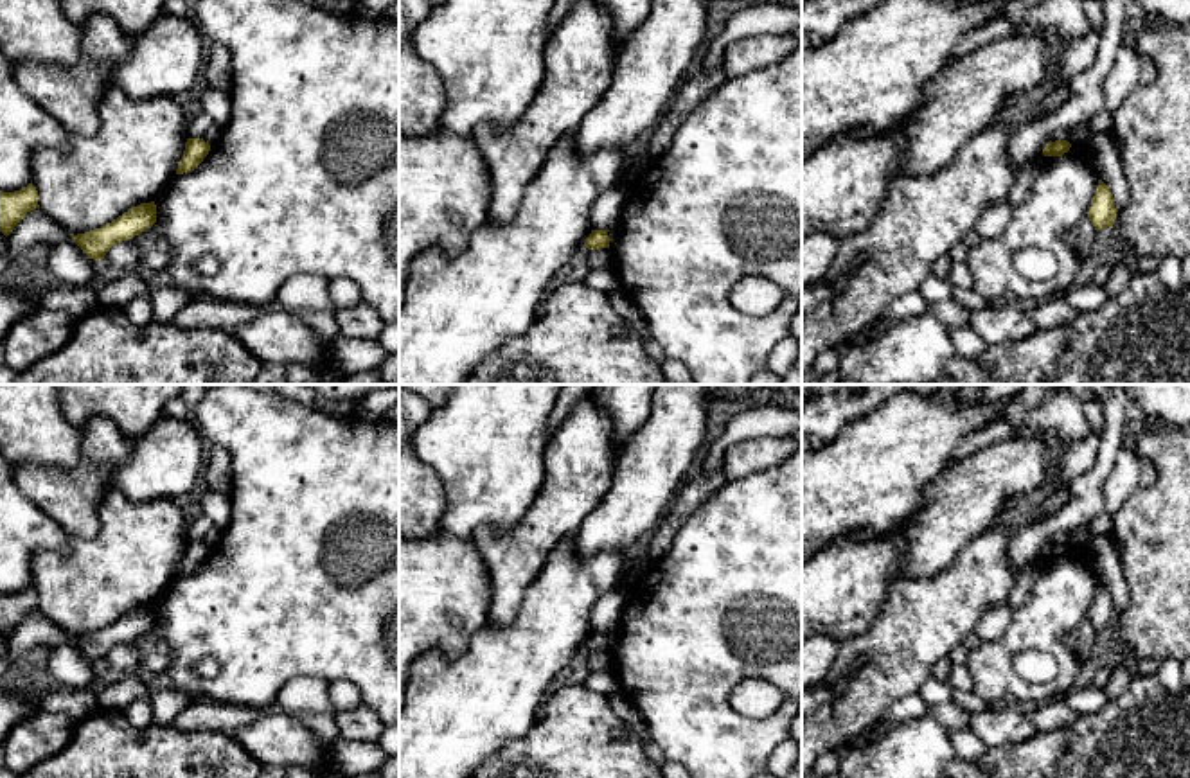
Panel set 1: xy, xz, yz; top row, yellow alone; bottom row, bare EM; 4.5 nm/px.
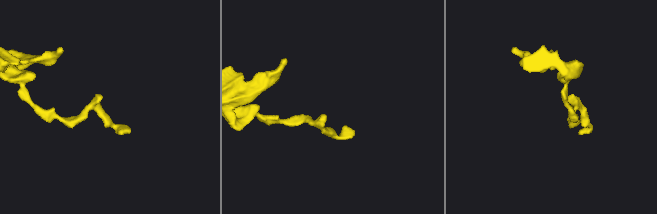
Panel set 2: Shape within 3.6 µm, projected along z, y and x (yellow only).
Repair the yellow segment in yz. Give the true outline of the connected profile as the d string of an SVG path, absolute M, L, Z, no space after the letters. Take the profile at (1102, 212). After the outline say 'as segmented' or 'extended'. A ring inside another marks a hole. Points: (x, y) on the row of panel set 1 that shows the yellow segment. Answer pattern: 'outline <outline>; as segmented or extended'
outline M1098 180L1088 217L1093 223L1095 230L1102 230L1106 226L1113 228L1116 219L1116 207L1115 198L1109 190L1109 187Z; as segmented

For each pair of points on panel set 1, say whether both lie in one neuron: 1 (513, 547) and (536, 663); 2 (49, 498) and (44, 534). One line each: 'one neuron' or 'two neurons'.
1: two neurons
2: two neurons

